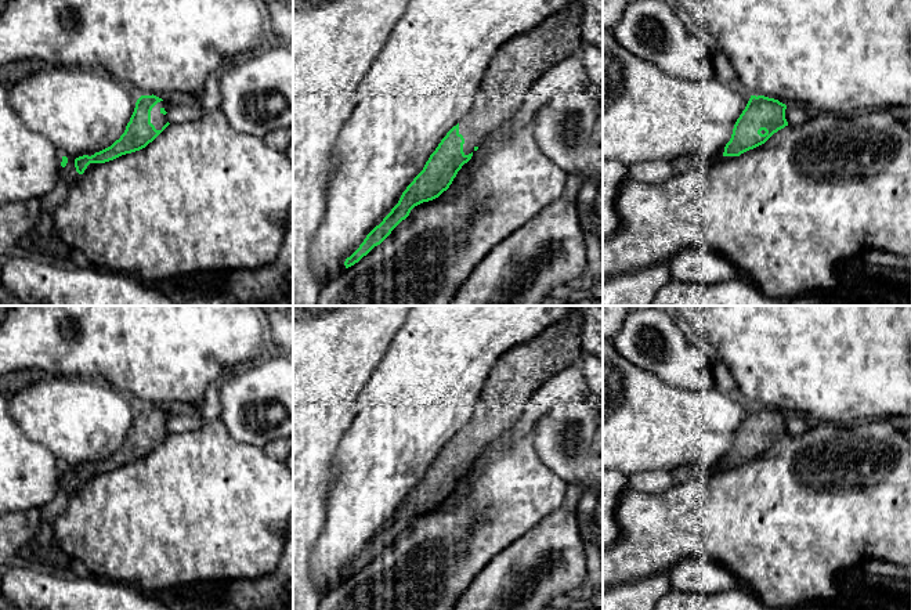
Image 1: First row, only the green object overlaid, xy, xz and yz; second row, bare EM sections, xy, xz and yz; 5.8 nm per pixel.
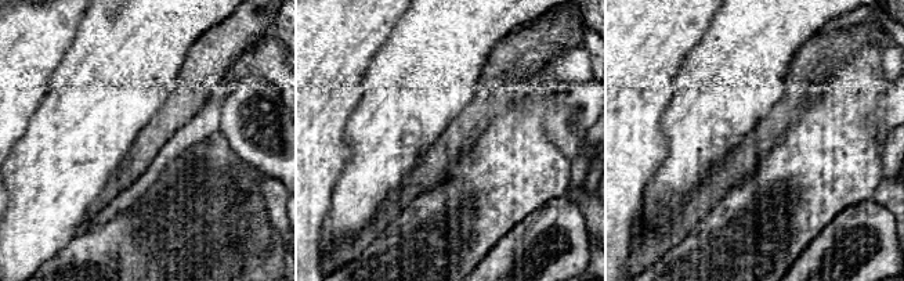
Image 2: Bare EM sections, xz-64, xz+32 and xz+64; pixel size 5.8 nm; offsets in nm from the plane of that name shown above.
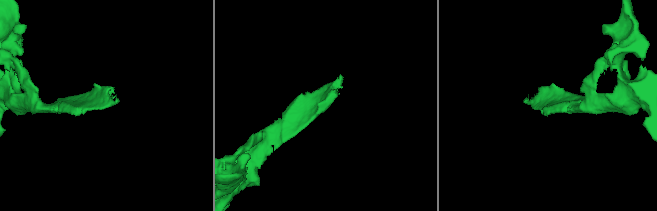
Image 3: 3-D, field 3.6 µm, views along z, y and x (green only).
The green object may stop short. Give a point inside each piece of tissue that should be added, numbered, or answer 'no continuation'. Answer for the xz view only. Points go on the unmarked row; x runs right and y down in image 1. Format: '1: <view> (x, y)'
1: xz (517, 376)

